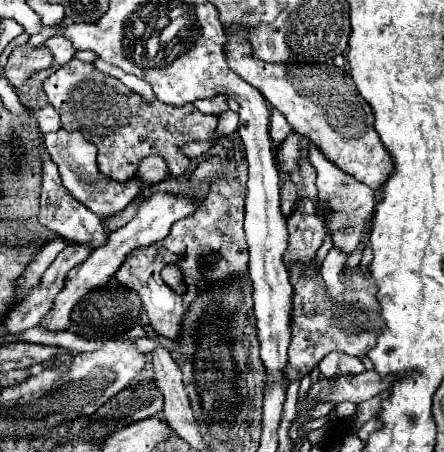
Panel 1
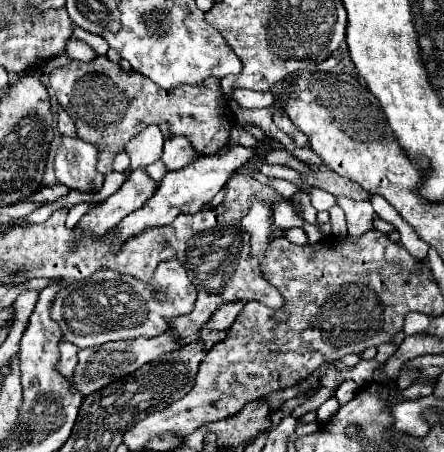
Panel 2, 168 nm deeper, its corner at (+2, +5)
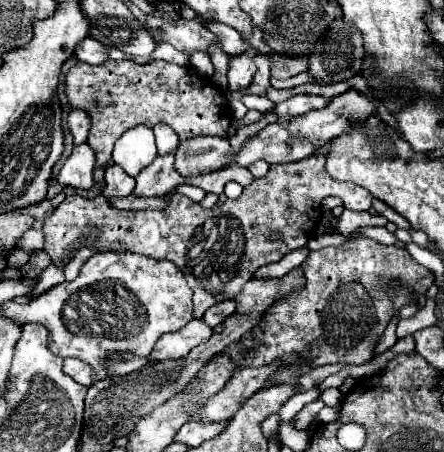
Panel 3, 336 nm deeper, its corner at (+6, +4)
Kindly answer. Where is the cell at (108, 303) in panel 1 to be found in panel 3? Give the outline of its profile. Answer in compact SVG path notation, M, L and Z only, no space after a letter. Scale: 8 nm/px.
M102 252L90 256L84 266L80 268L80 274L72 282L62 282L50 292L44 292L42 296L34 298L30 304L18 304L14 300L2 304L6 316L10 316L16 322L38 322L50 332L48 348L60 358L78 358L88 362L98 380L108 378L108 368L104 366L104 360L116 352L132 352L136 356L148 356L158 342L162 334L178 332L192 320L192 290L186 284L184 274L168 260L154 260L146 256L138 256L132 252L114 254L114 252Z

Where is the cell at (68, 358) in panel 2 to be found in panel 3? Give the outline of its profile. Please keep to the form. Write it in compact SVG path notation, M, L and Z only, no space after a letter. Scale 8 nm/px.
M66 358L64 360L64 372L68 376L72 376L78 384L82 386L92 386L94 384L94 378L92 378L92 368L82 362L82 360L76 360L76 358Z

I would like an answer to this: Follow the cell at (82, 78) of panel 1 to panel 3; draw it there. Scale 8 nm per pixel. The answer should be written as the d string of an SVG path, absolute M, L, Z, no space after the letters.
M108 60L100 66L90 66L84 62L78 62L72 66L66 74L66 96L72 104L72 108L86 110L92 118L92 130L88 136L88 144L96 150L96 164L104 166L108 164L112 156L114 142L130 128L134 126L146 126L154 128L156 124L168 124L180 140L188 140L190 136L220 136L228 138L228 128L232 122L232 108L228 104L228 98L218 90L212 82L202 78L194 68L182 68L178 64L170 64L164 60L156 60L150 64L138 64L132 60Z

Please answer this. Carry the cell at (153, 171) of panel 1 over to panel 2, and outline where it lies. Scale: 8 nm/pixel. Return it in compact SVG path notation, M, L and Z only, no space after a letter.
M170 137L164 143L164 153L162 153L162 161L168 167L168 171L174 169L182 169L190 163L190 159L196 157L194 147L188 143L188 139L184 137Z

